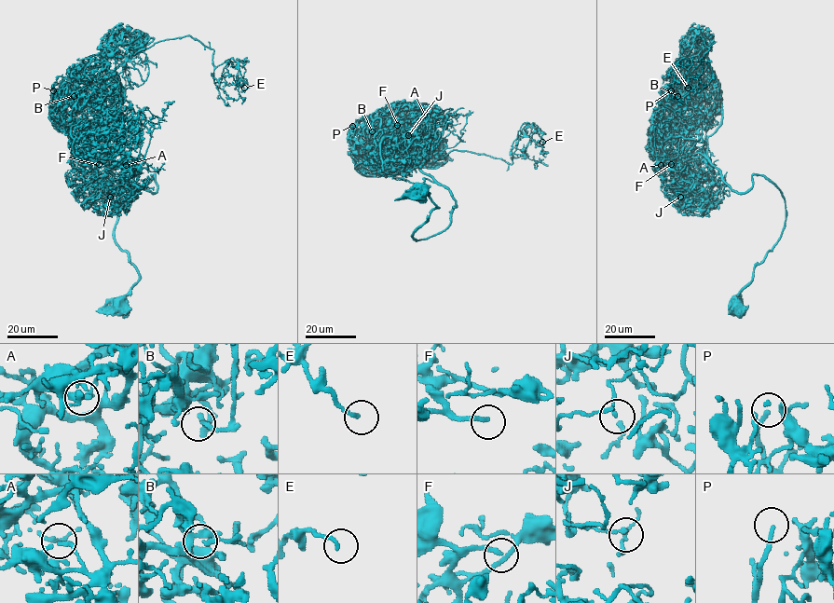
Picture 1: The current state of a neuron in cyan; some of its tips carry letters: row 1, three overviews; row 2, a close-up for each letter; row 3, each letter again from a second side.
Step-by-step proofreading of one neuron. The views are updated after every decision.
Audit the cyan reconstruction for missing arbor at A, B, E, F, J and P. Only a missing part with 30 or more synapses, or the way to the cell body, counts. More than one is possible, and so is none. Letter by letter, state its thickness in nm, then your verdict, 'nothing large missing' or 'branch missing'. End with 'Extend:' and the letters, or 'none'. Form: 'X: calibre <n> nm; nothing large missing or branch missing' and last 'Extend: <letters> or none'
A: calibre 170 nm; nothing large missing
B: calibre 160 nm; nothing large missing
E: calibre 150 nm; nothing large missing
F: calibre 200 nm; branch missing
J: calibre 100 nm; nothing large missing
P: calibre 150 nm; branch missing
Extend: F, P

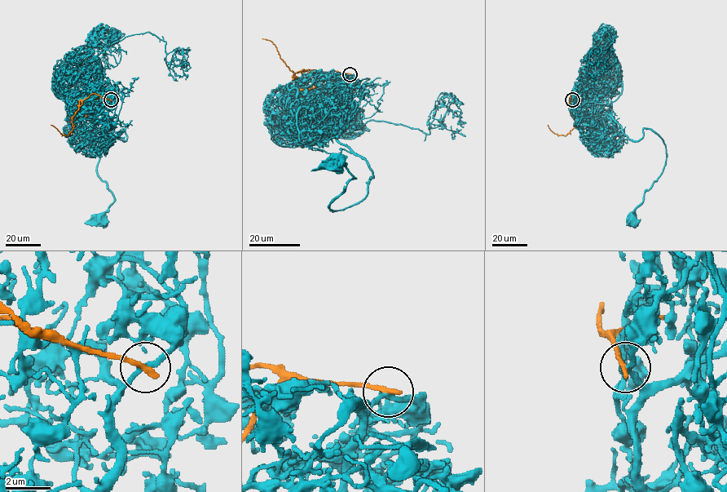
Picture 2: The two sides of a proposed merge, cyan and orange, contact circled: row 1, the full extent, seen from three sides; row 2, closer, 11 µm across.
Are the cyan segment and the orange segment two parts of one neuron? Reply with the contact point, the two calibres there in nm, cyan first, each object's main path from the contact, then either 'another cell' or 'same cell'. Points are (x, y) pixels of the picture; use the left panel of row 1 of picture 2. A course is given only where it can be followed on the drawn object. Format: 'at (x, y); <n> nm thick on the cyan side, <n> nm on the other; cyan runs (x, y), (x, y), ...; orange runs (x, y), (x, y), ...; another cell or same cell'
at (111, 99); 200 nm thick on the cyan side, 260 nm on the other; cyan runs (111, 99), (94, 116), (119, 139), (126, 136), (123, 129), (103, 150), (98, 175), (114, 202), (101, 220); orange runs (111, 99), (94, 94), (85, 98), (72, 117), (73, 129), (67, 135), (62, 135), (50, 125); another cell

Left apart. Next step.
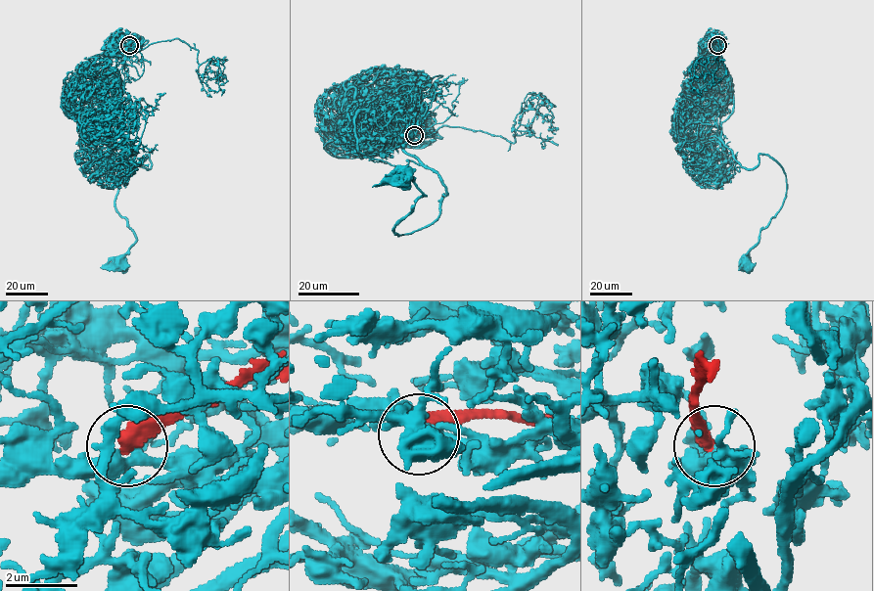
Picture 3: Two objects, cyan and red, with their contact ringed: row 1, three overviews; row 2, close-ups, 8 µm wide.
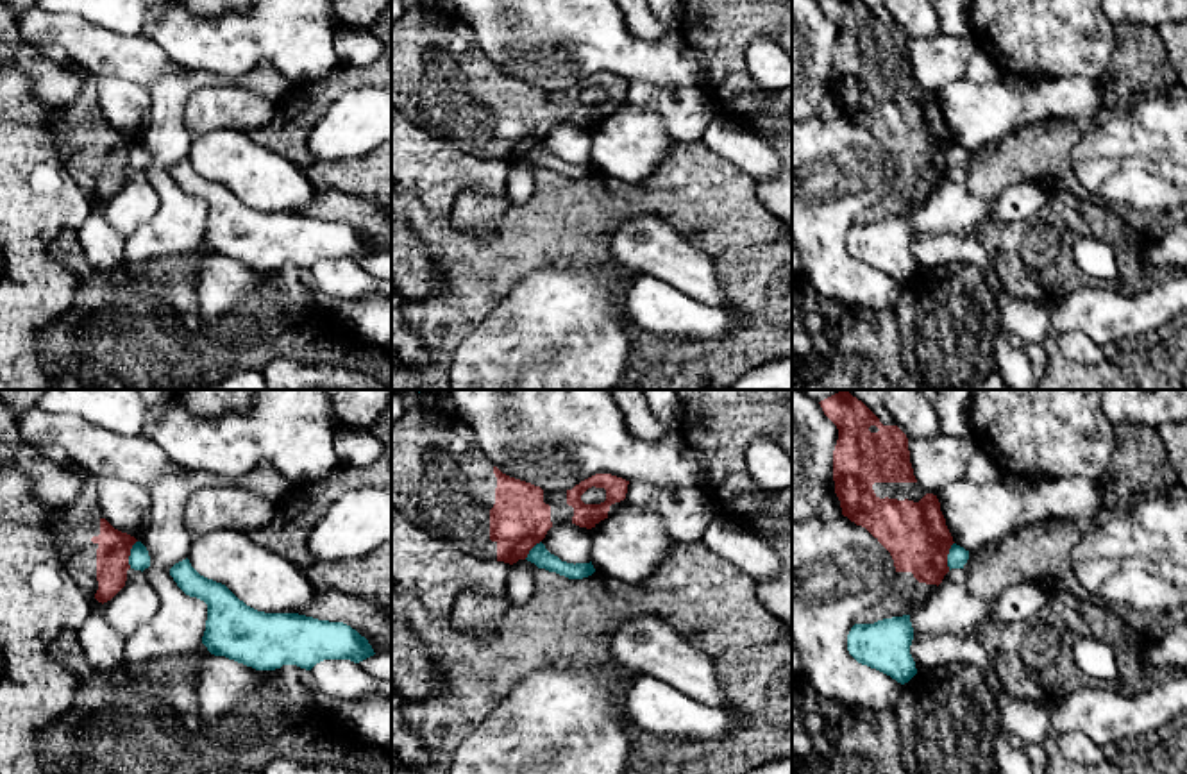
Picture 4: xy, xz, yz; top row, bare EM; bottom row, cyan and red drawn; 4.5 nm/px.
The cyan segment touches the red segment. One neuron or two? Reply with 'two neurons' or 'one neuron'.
two neurons

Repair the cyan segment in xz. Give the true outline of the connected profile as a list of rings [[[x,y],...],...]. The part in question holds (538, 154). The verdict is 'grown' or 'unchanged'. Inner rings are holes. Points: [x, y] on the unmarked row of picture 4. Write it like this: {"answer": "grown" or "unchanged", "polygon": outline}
{"answer": "unchanged", "polygon": [[[542,141],[536,143],[529,150],[526,159],[535,163],[538,168],[556,172],[556,173],[565,175],[568,179],[583,179],[583,177],[588,177],[595,172],[592,161],[590,163],[576,163],[576,164],[561,161],[558,156],[551,154]]]}

